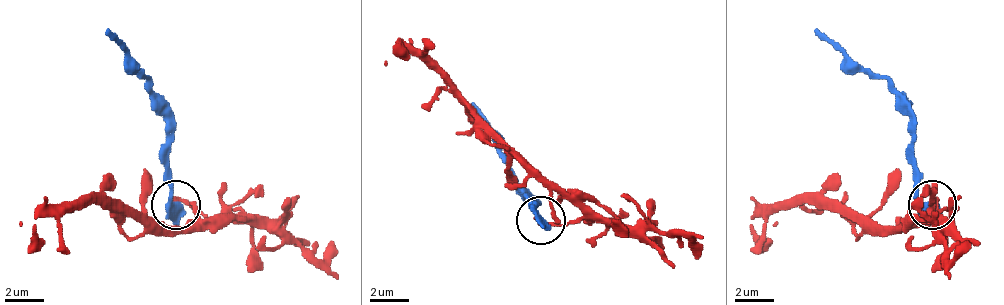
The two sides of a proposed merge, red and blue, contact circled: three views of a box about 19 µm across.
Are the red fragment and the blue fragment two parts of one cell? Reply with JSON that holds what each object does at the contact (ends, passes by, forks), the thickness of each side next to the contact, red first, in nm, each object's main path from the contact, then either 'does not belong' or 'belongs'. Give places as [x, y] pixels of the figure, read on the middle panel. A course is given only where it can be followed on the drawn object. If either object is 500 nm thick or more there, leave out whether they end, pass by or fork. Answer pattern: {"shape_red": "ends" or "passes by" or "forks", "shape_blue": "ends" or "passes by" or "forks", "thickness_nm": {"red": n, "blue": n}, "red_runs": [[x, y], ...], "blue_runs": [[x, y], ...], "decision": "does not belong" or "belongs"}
{"shape_red": "ends", "shape_blue": "passes by", "thickness_nm": {"red": 240, "blue": 400}, "red_runs": [[539, 221], [563, 226], [554, 212], [549, 183], [510, 144], [399, 42], [399, 52], [384, 66]], "blue_runs": [[539, 221], [534, 202], [471, 100]], "decision": "does not belong"}

